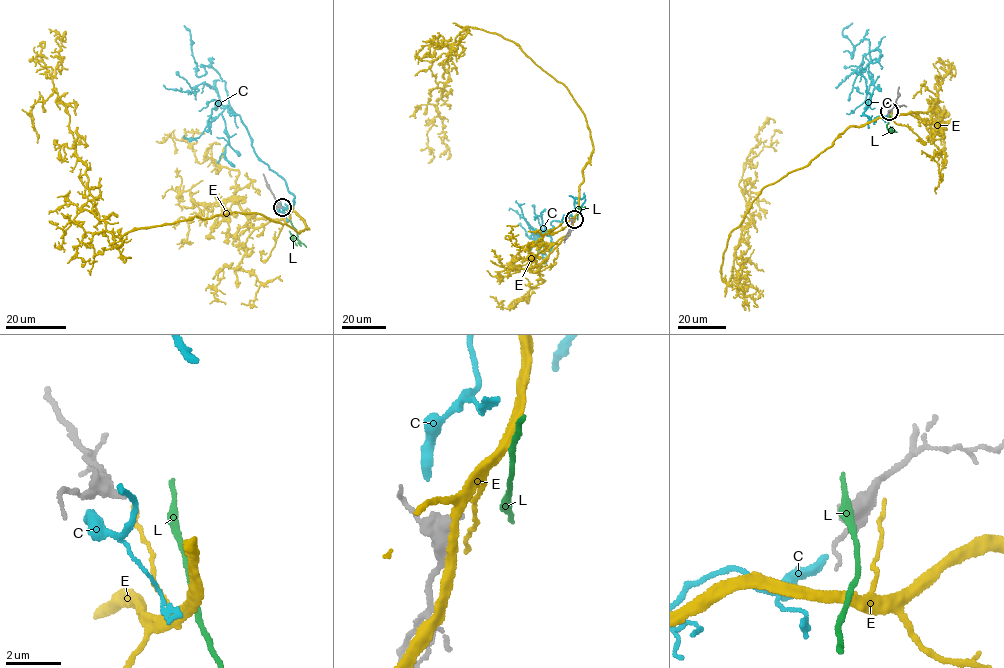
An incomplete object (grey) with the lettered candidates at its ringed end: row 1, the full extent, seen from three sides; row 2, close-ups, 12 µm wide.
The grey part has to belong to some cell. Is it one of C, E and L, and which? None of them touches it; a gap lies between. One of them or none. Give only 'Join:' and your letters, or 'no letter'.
Join: no letter

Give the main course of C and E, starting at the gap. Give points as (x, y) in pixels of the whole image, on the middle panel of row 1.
C: (571, 216), (575, 199), (584, 196), (581, 211), (551, 221), (551, 248), (532, 231), (530, 251)
E: (574, 221), (593, 149), (584, 114), (497, 34), (466, 26), (447, 46), (449, 76), (436, 104), (450, 158)

